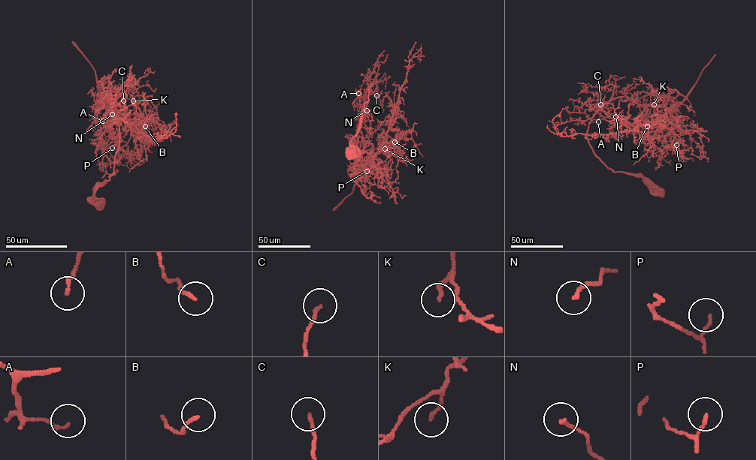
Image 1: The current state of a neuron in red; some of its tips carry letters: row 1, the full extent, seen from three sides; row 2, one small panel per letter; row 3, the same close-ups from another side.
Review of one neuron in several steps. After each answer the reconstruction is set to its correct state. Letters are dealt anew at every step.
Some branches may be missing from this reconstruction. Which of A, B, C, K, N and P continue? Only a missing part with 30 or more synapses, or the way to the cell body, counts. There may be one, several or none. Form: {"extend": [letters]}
{"extend": []}

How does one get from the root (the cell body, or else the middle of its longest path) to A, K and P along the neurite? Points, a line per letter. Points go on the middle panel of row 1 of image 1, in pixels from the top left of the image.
A: (358, 138), (360, 112), (365, 94), (364, 92), (361, 96), (359, 91), (358, 93)
K: (358, 138), (359, 159), (363, 164), (360, 168), (367, 160), (385, 148)
P: (358, 138), (358, 158), (362, 163), (359, 166), (365, 164), (363, 166), (367, 171)

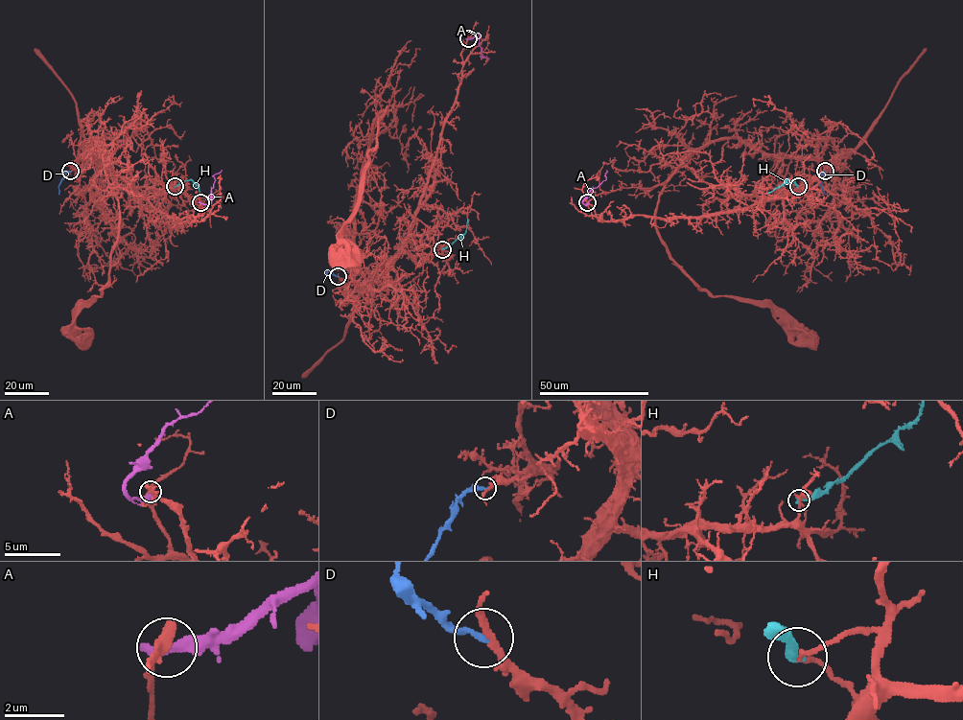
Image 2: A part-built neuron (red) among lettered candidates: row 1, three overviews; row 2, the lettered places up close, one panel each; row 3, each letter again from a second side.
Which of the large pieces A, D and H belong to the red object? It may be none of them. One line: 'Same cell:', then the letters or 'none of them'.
Same cell: D

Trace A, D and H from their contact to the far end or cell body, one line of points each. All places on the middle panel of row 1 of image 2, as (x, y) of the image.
A: (467, 38), (479, 34), (481, 57), (489, 58)
D: (338, 277), (326, 272), (327, 276)
H: (441, 248), (466, 231), (467, 219)

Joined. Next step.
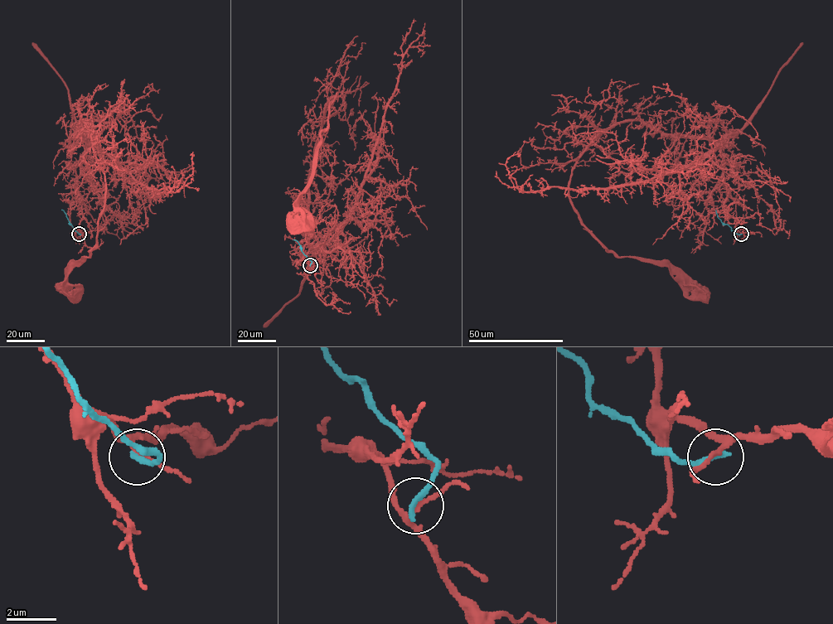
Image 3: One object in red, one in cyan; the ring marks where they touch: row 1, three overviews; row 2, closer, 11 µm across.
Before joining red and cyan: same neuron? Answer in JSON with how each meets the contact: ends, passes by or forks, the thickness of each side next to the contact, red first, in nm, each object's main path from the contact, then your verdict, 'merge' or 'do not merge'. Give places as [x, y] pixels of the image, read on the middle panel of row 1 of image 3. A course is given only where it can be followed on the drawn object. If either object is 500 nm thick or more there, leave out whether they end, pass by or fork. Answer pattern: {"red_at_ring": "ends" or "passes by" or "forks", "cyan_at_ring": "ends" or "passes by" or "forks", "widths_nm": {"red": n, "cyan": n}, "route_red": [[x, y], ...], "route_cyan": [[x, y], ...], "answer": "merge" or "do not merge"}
{"red_at_ring": "forks", "cyan_at_ring": "ends", "widths_nm": {"red": 170, "cyan": 260}, "route_red": [[310, 264], [301, 259], [307, 241], [317, 244], [309, 214], [313, 148], [336, 93], [300, 195], [304, 232]], "route_cyan": [[310, 264], [312, 262], [297, 240], [293, 239]], "answer": "do not merge"}

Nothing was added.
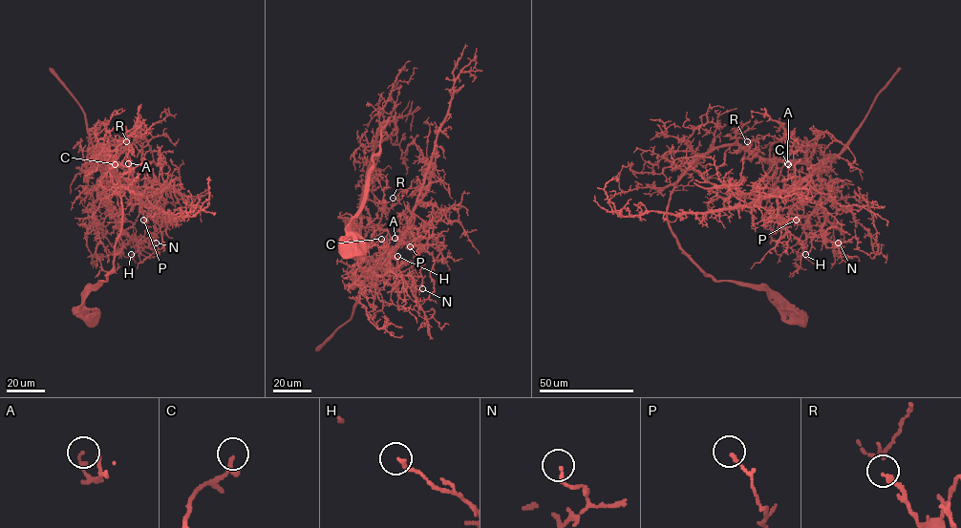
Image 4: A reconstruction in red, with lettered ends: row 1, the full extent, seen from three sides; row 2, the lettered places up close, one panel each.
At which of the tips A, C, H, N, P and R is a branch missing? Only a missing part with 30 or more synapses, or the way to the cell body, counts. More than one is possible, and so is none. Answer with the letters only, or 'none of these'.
none of these

